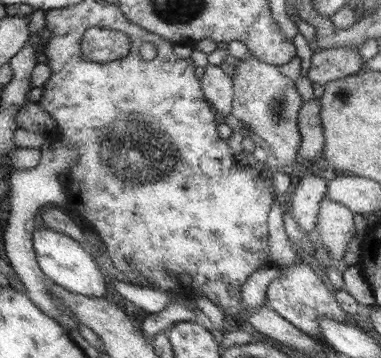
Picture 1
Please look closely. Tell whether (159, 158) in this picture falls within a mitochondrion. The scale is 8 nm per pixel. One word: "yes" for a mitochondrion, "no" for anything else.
yes

